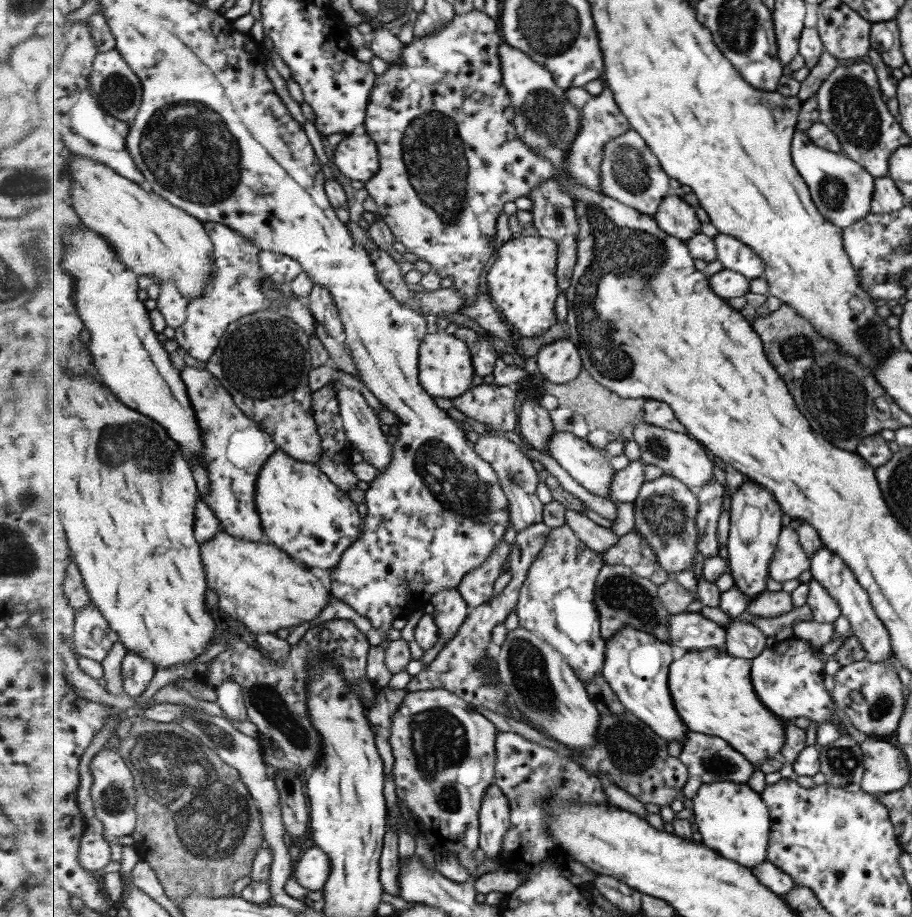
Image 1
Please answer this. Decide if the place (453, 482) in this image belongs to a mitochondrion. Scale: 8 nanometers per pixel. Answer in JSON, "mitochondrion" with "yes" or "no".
{"mitochondrion":"yes"}

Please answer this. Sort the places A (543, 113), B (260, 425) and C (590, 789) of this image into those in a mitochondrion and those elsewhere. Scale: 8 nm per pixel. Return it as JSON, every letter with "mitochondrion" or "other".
{"A":"mitochondrion","B":"other","C":"other"}

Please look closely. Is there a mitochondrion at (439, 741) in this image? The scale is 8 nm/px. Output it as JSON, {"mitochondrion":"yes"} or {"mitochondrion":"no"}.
{"mitochondrion":"yes"}

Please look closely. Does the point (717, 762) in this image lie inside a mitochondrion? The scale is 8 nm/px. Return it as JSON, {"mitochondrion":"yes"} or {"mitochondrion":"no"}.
{"mitochondrion":"yes"}

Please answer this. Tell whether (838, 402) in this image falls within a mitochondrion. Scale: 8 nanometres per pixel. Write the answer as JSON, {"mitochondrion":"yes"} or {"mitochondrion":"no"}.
{"mitochondrion":"yes"}

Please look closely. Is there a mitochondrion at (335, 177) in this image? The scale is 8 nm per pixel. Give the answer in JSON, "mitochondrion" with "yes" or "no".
{"mitochondrion":"no"}

